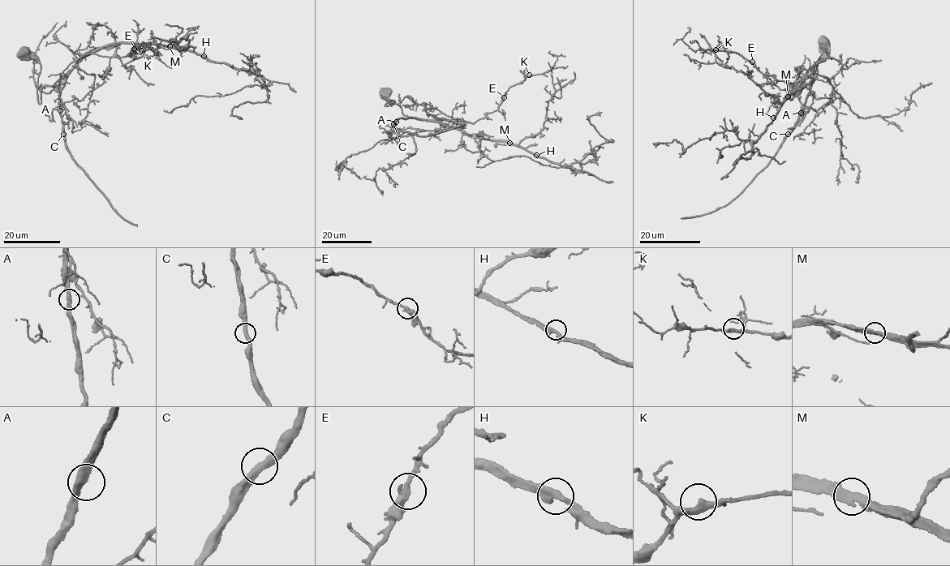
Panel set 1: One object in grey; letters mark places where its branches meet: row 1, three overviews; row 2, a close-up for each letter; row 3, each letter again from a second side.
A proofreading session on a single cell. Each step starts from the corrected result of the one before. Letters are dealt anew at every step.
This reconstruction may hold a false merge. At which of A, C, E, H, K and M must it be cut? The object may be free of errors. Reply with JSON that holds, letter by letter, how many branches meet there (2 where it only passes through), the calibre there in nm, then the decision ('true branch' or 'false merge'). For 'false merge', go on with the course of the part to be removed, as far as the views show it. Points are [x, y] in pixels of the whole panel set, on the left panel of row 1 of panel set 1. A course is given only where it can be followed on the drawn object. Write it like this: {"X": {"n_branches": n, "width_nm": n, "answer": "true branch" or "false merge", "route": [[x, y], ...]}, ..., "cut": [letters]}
{"A": {"n_branches": 2, "width_nm": 400, "answer": "true branch"}, "C": {"n_branches": 2, "width_nm": 380, "answer": "true branch"}, "E": {"n_branches": 2, "width_nm": 360, "answer": "true branch"}, "H": {"n_branches": 2, "width_nm": 400, "answer": "true branch"}, "K": {"n_branches": 2, "width_nm": 360, "answer": "true branch"}, "M": {"n_branches": 2, "width_nm": 360, "answer": "true branch"}, "cut": []}

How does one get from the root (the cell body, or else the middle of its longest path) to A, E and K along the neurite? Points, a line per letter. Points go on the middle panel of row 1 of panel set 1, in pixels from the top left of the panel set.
A: (385, 92), (390, 102), (394, 102), (391, 100), (384, 105), (392, 102), (398, 105), (407, 117), (396, 122)
E: (385, 92), (394, 102), (384, 105), (393, 102), (408, 117), (457, 128), (494, 111), (504, 97)
K: (385, 92), (394, 102), (384, 105), (393, 102), (408, 117), (457, 128), (494, 111), (509, 88), (529, 75)

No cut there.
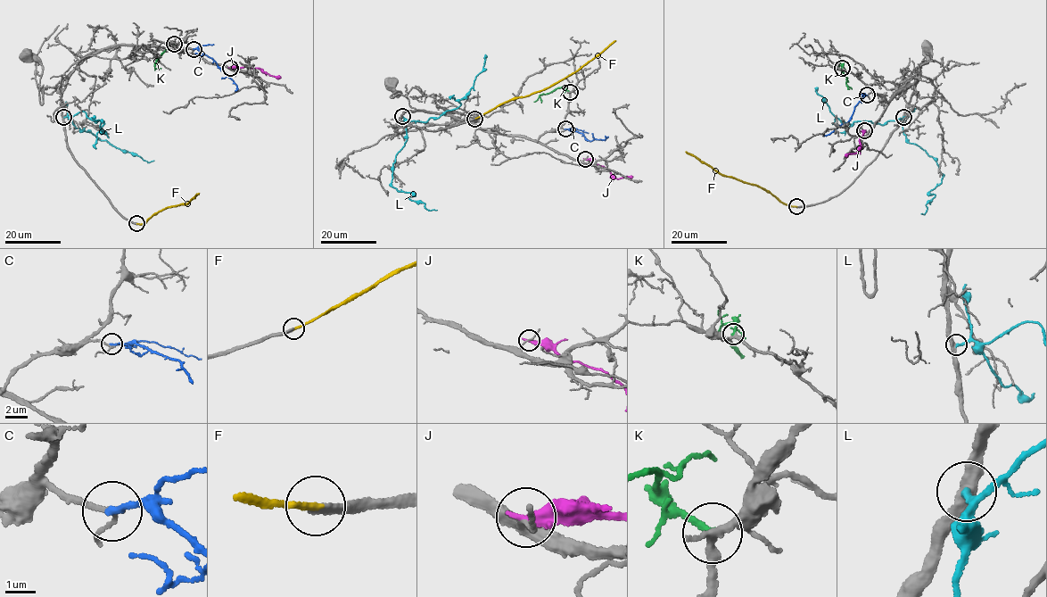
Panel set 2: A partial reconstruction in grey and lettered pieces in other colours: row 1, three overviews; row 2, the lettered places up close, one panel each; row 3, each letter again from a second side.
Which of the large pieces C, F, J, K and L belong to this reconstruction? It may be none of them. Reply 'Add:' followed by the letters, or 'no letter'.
Add: F

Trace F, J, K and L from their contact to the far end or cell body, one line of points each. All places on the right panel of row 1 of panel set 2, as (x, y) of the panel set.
F: (797, 206), (783, 203), (762, 188), (720, 173), (686, 151)
J: (865, 131), (860, 137), (856, 153), (845, 154)
K: (842, 68), (838, 66), (852, 89)
L: (903, 116), (907, 142), (934, 157), (943, 178), (929, 191), (935, 195), (921, 213)

